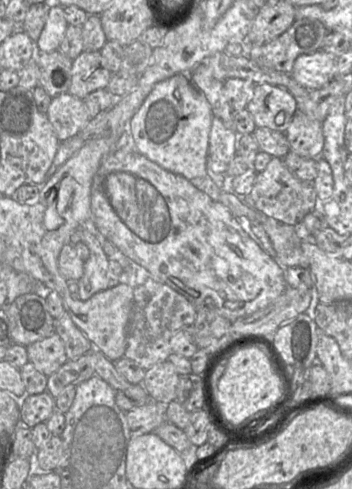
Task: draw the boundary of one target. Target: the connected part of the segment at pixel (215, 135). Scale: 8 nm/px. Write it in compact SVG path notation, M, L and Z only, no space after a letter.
M216 115L212 120L209 136L209 176L211 172L224 174L229 163L236 156L238 134L226 127Z

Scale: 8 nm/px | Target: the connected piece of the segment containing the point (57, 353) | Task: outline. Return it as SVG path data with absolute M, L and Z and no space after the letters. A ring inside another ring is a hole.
M57 334L36 341L27 347L28 361L46 376L68 361L62 340Z

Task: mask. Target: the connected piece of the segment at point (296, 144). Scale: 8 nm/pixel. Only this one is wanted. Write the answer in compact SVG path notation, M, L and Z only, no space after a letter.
M297 109L284 134L291 152L311 159L322 157L324 138L321 122Z

